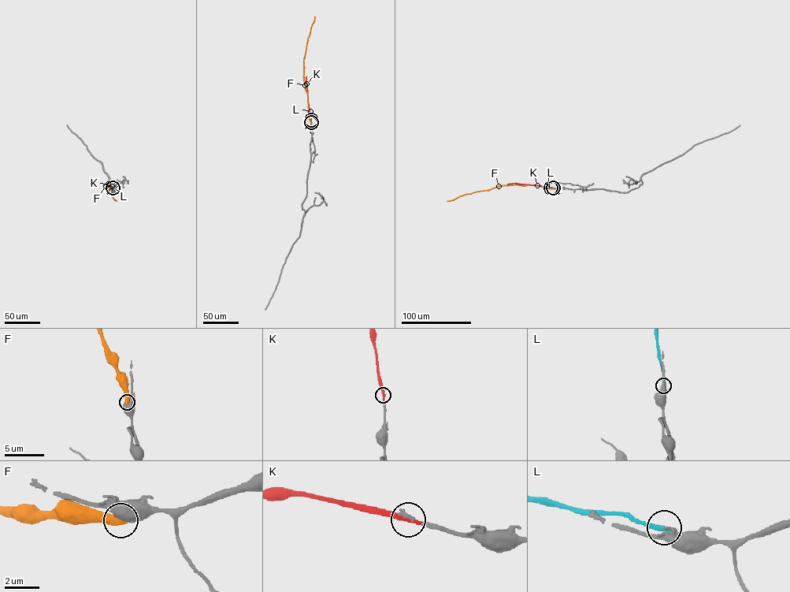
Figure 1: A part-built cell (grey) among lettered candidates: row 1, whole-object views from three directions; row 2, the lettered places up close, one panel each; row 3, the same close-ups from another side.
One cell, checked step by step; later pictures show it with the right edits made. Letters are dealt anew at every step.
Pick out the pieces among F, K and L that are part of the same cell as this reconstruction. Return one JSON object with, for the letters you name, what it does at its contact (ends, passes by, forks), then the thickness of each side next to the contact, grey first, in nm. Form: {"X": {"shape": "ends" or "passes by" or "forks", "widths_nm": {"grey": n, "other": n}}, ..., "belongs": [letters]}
{"K": {"shape": "ends", "widths_nm": {"grey": 160, "other": 280}}, "belongs": ["K"]}

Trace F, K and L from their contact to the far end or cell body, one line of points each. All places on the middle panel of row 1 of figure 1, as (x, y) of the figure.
F: (310, 123), (303, 60), (314, 16)
K: (311, 120), (305, 76)
L: (311, 122), (309, 109)

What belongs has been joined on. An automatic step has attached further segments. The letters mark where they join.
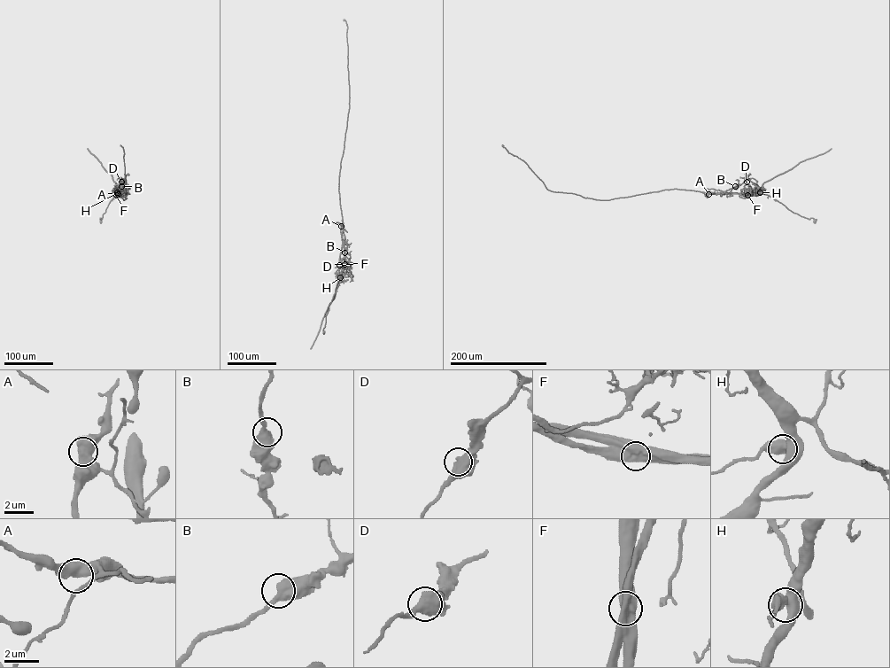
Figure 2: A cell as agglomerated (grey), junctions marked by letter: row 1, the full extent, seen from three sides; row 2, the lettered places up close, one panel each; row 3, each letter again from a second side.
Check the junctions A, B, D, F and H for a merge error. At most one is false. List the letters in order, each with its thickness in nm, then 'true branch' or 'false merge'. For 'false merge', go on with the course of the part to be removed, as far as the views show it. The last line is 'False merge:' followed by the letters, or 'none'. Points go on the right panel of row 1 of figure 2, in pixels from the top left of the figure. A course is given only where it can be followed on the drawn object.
A: 600 nm thick; true branch
B: 650 nm thick; true branch
D: 650 nm thick; true branch
F: 650 nm thick; false merge; foreign part runs (747, 195), (757, 195), (761, 191), (794, 213), (813, 218), (815, 222)
H: 600 nm thick; true branch
False merge: F

